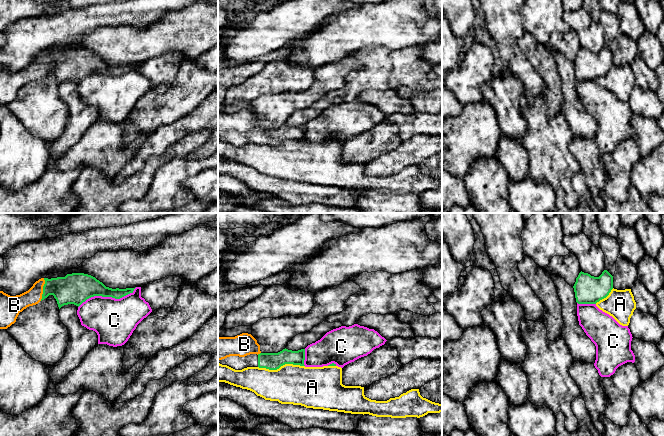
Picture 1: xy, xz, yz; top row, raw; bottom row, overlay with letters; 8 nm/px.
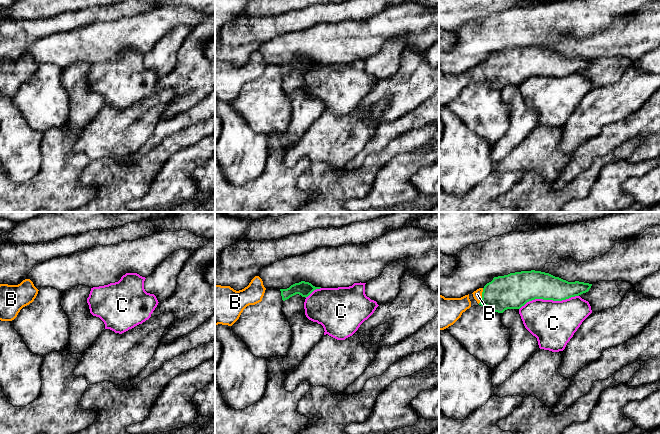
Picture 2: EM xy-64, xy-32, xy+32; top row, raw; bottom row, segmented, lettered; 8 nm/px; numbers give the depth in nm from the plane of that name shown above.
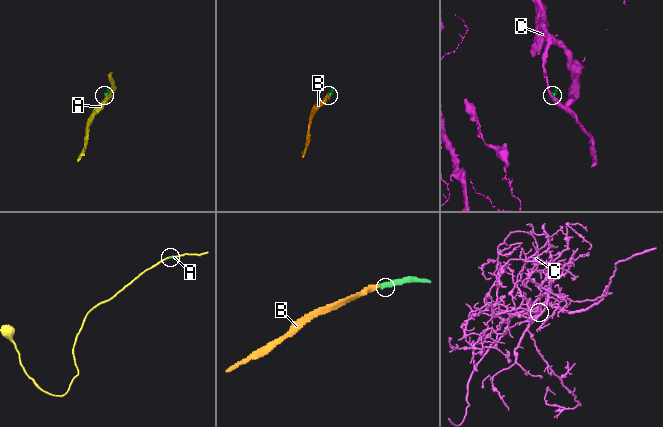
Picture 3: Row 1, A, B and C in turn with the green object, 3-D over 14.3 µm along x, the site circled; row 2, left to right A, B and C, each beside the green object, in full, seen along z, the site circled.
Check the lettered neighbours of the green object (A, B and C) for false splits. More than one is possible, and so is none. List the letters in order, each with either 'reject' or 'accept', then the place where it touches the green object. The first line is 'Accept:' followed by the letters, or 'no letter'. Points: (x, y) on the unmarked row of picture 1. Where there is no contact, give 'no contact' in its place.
Accept: B
A: reject; contact xz (281, 141)
B: accept; contact xy (43, 65)
C: reject; contact xy (107, 72)

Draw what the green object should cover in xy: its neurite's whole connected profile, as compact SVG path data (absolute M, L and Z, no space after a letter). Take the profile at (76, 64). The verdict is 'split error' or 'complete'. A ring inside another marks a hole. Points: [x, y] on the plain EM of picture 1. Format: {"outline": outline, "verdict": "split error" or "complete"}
{"outline": "M84 49L67 50L65 53L41 54L26 68L10 72L0 67L0 105L7 105L16 98L20 88L29 82L53 71L59 85L68 80L80 82L87 75L94 72L112 73L120 75L135 64L112 65L106 63L95 53Z", "verdict": "split error"}

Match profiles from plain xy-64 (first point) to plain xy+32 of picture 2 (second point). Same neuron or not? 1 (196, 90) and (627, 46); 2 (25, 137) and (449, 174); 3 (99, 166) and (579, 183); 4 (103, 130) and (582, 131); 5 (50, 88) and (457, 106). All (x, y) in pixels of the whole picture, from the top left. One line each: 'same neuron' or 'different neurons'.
1: different neurons
2: same neuron
3: same neuron
4: different neurons
5: same neuron

